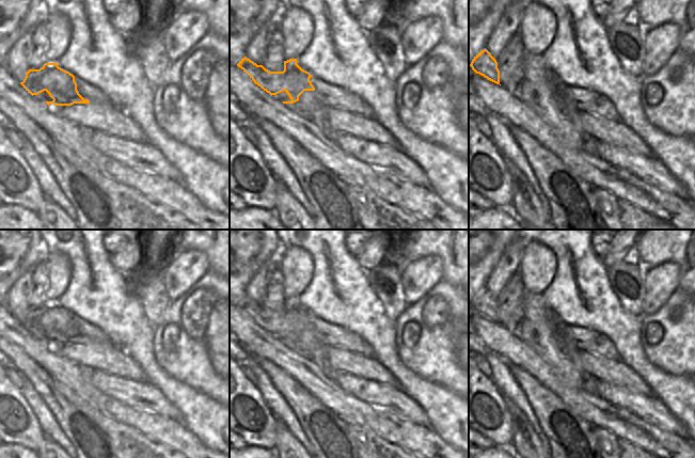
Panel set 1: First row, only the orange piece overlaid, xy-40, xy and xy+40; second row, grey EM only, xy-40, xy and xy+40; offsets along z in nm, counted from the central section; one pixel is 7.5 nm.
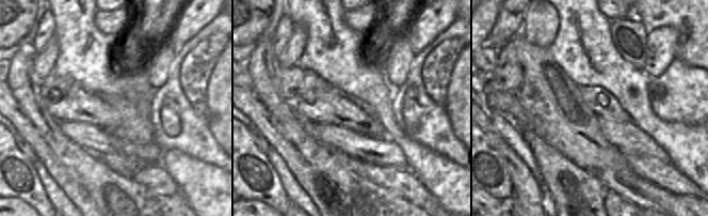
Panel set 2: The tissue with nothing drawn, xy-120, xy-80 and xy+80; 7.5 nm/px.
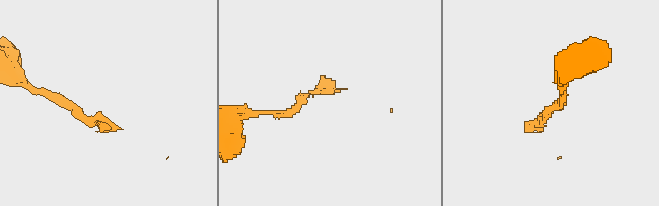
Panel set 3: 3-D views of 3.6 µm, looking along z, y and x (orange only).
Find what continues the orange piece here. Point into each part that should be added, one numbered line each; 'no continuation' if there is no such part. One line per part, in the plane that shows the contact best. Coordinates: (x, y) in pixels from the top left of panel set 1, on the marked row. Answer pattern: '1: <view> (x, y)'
1: xy-40 (87, 91)

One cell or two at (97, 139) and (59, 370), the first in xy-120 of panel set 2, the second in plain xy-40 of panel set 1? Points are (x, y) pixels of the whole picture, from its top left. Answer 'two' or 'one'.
two

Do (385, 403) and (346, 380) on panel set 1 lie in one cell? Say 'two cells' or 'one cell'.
one cell

